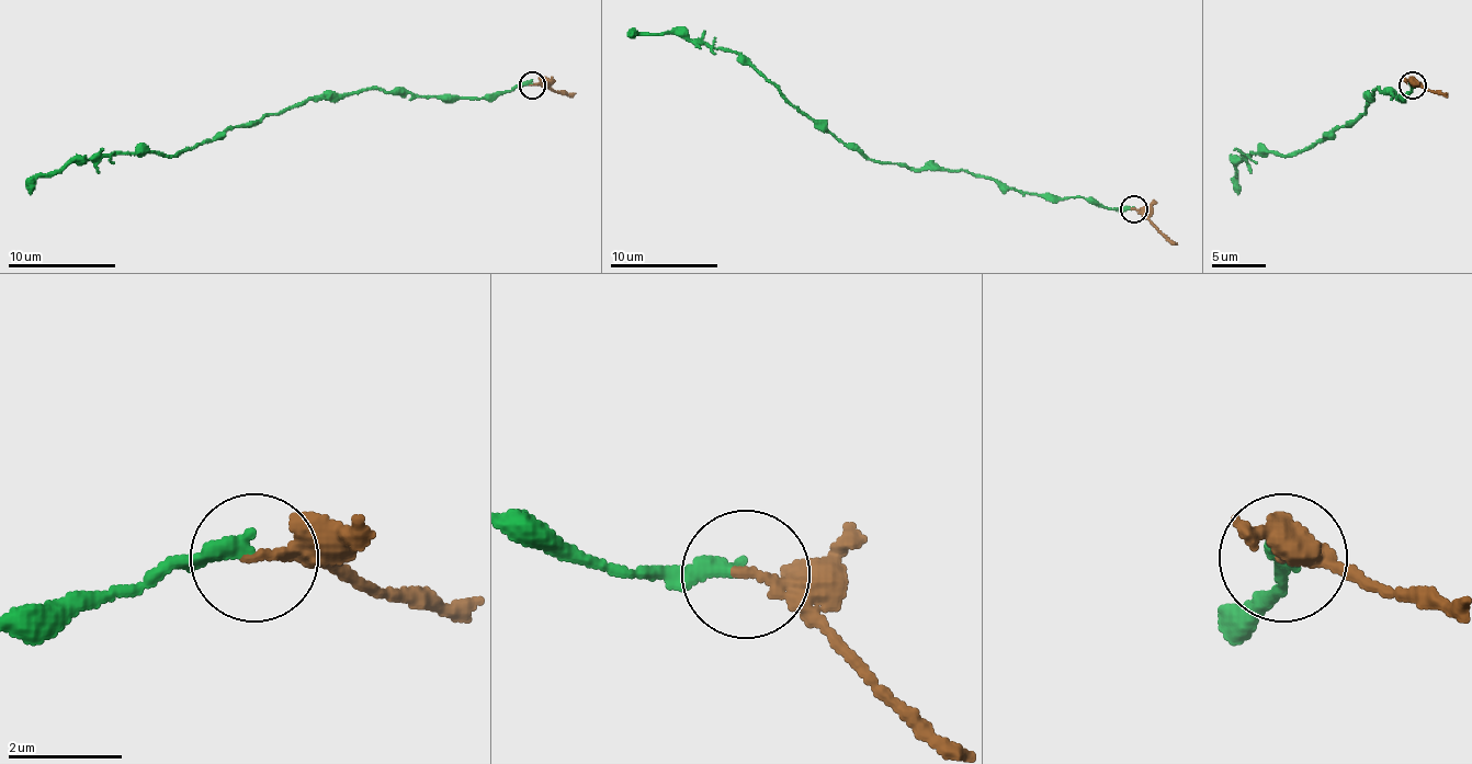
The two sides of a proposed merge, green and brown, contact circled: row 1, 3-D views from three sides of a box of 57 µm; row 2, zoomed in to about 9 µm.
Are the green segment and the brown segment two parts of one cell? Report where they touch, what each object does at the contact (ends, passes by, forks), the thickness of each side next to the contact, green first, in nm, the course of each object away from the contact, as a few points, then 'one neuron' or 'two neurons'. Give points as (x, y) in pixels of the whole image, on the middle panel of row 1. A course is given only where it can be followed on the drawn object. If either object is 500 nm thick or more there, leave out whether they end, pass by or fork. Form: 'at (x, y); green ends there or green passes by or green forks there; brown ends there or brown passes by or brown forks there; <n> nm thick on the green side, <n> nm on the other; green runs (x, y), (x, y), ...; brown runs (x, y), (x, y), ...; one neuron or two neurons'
at (1133, 209); green ends there; brown ends there; 280 nm thick on the green side, 200 nm on the other; green runs (1133, 208), (868, 160), (733, 52), (665, 33), (630, 35); brown runs (1133, 208), (1176, 243); two neurons

